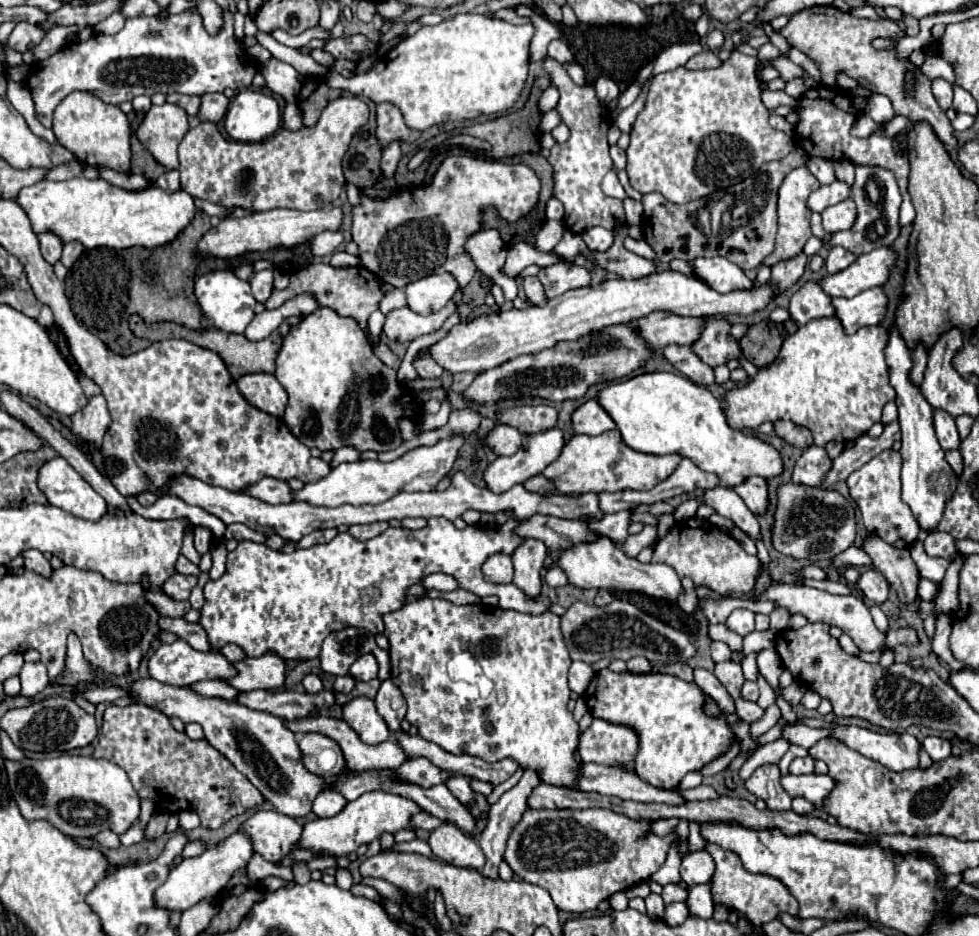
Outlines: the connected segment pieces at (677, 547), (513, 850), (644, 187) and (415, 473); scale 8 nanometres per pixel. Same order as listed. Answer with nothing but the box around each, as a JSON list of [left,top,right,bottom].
[[653,517,761,597],[503,809,679,913],[625,49,795,203],[295,437,463,507]]

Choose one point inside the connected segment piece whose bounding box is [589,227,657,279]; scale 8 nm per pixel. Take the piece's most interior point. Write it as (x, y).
(617, 260)

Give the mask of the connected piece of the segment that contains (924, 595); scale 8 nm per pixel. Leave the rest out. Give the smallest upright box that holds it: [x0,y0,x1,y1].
[919,579,937,601]

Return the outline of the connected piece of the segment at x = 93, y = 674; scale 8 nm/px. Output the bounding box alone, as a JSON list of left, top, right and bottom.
[53,633,111,689]

